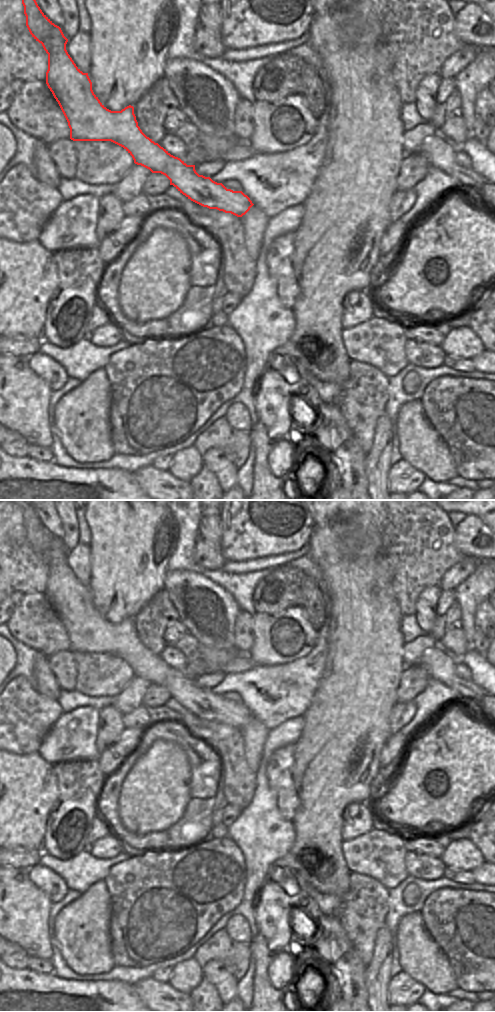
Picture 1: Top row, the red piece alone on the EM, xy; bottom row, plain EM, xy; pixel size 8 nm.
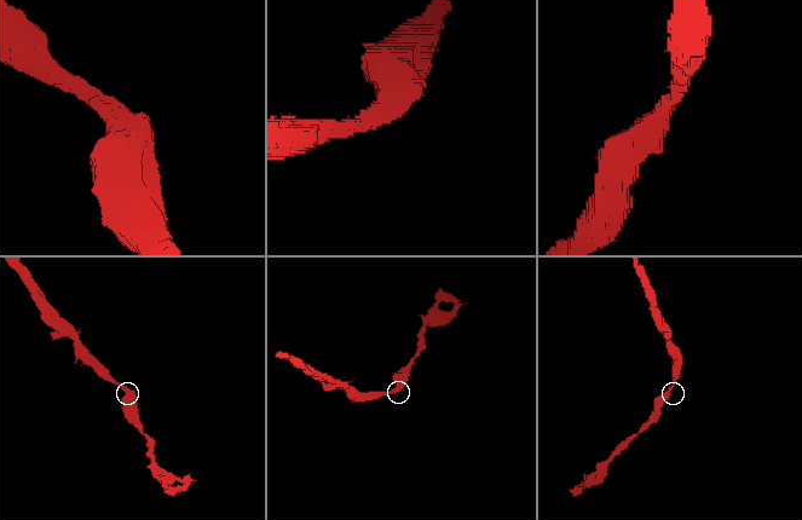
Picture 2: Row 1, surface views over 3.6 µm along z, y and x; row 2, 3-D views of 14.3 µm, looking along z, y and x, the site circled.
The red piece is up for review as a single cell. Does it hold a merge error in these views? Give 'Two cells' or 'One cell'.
One cell.

